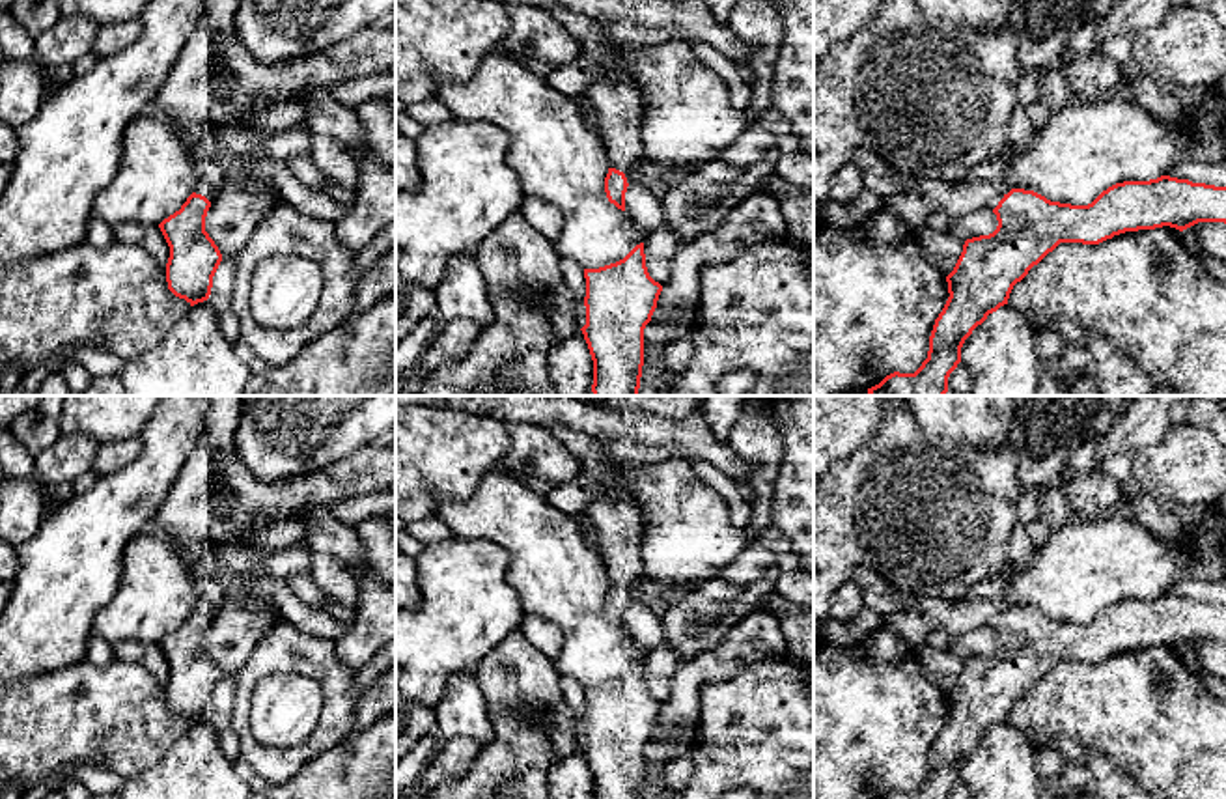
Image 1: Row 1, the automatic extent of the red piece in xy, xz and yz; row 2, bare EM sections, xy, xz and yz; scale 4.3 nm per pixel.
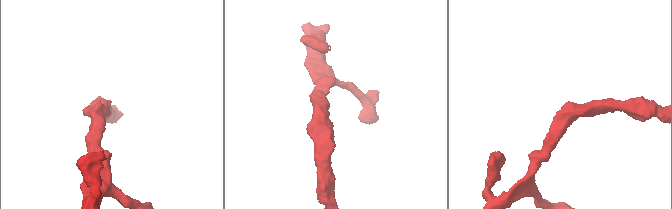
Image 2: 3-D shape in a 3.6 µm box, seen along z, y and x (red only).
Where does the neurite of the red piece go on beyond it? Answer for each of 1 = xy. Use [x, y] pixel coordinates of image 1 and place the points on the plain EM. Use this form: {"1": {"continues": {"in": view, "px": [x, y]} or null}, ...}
{"1": {"continues": {"in": "xy", "px": [204, 607]}}}

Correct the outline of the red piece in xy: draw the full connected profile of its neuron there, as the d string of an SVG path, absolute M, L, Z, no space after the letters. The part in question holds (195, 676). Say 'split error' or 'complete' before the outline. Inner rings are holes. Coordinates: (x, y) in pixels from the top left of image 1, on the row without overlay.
split error; M198 597L181 627L159 642L170 665L168 708L190 724L209 717L213 694L222 680L218 665L205 650L205 635L216 610Z

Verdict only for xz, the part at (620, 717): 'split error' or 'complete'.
complete

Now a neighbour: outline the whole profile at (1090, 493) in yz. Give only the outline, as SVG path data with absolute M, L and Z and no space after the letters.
M1099 467L1071 472L1054 487L1079 519L1110 513L1123 495L1118 482Z

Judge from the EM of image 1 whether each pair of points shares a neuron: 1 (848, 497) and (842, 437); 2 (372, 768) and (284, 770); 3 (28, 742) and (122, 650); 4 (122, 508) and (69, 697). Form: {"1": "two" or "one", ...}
{"1": "two", "2": "two", "3": "two", "4": "two"}

